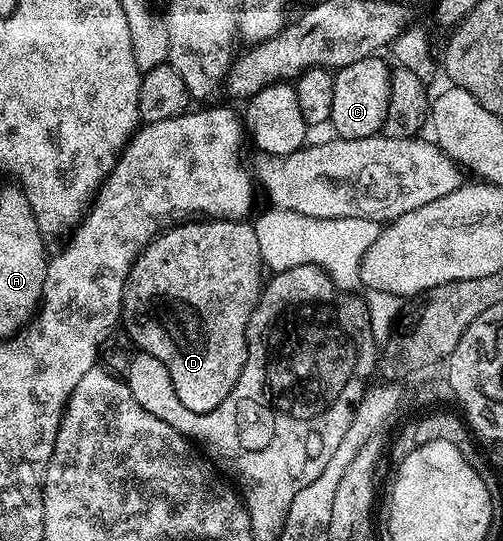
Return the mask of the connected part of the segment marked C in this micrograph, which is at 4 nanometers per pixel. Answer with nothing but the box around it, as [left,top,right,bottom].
[329,55,391,139]

